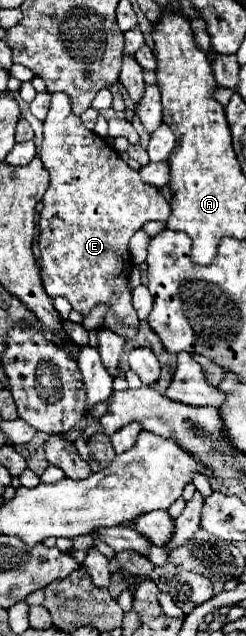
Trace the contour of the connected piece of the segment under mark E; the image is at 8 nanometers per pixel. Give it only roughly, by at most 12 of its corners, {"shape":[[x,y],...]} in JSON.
{"shape":[[51,95],[47,295],[133,339],[127,243],[169,201]]}

